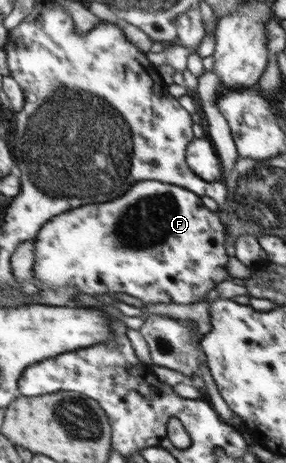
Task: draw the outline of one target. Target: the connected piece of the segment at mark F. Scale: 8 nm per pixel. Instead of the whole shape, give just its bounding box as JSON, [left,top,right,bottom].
[29,180,230,304]

